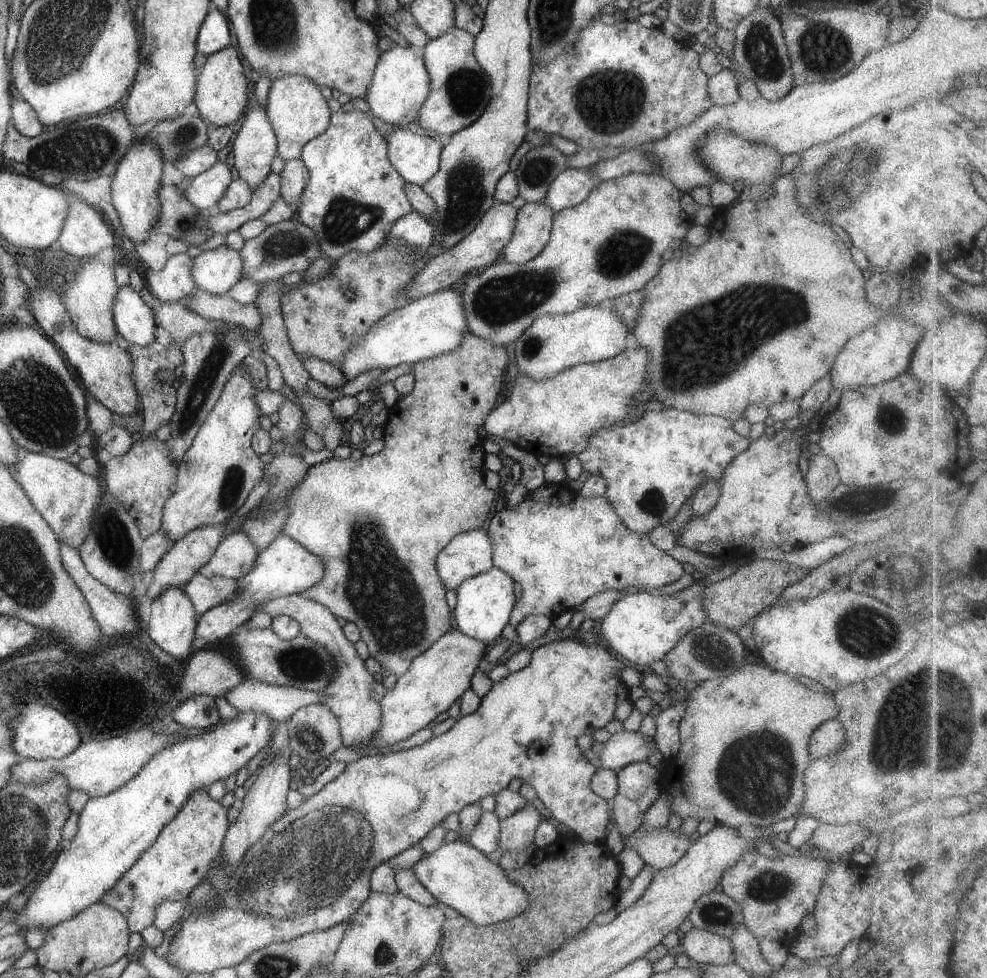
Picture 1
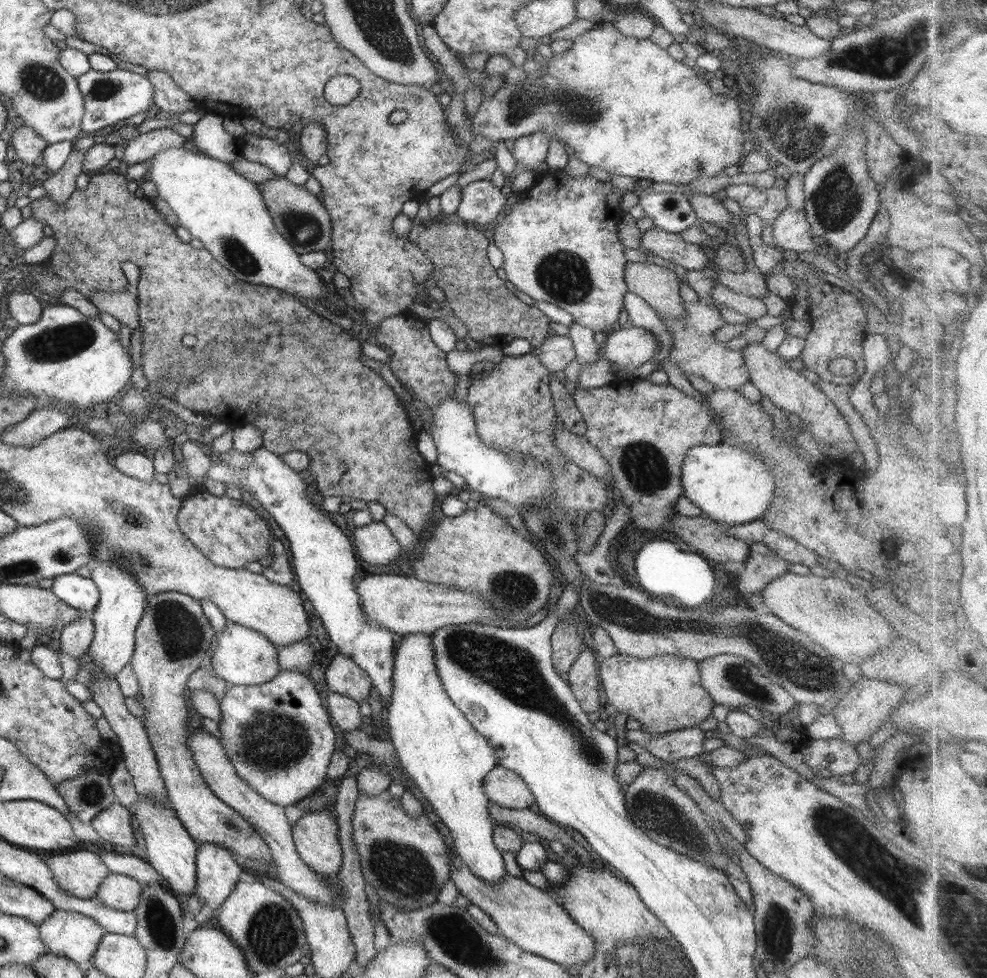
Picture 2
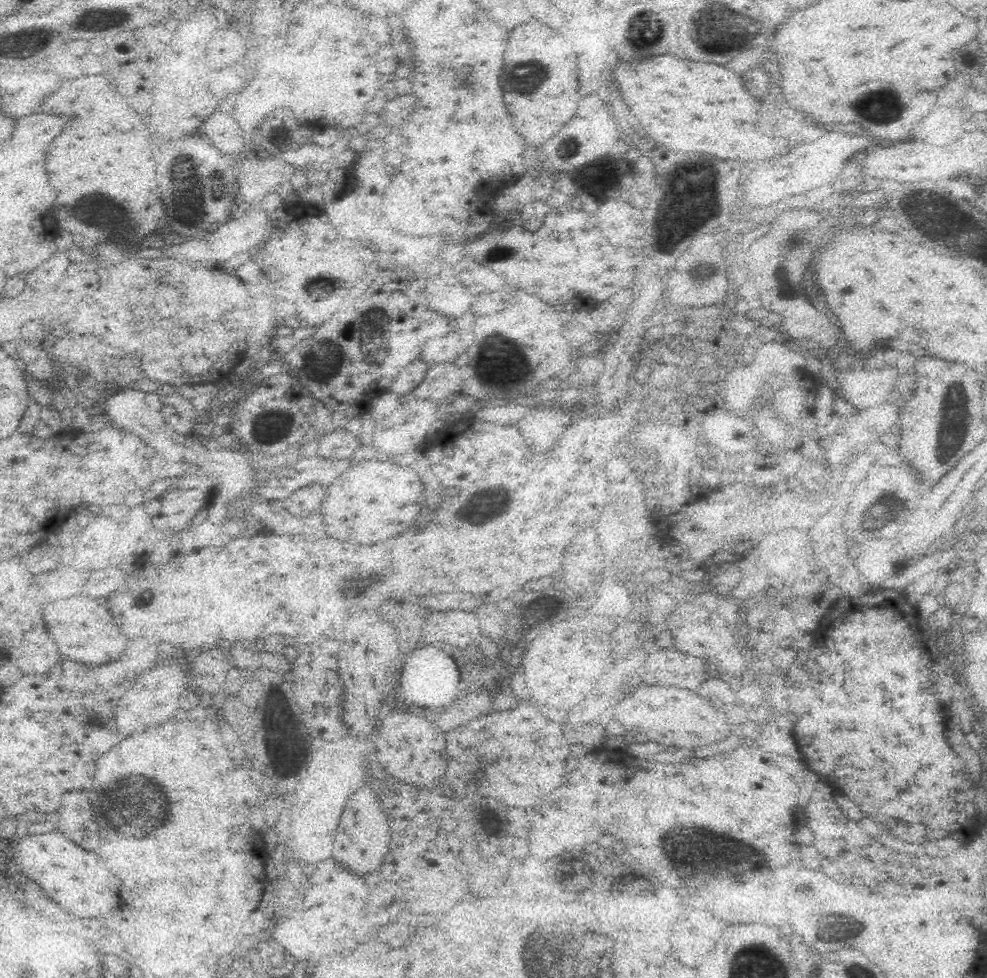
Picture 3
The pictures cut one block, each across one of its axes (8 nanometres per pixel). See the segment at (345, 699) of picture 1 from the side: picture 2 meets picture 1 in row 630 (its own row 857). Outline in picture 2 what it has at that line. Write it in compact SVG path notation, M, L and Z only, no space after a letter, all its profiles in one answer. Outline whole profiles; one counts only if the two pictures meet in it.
M304 814L291 828L301 859L314 872L338 874L343 863L339 826L330 814Z

